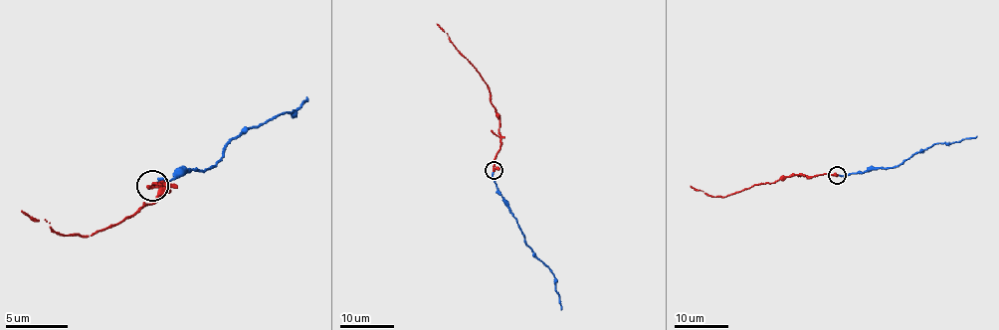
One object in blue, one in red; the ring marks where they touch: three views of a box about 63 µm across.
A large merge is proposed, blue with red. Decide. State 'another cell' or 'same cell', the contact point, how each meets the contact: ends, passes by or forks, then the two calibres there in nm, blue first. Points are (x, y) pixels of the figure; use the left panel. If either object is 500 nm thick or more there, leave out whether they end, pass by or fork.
same cell; at (152, 185); blue ends there; red ends there; 160 nm thick on the blue side, 360 nm on the other

